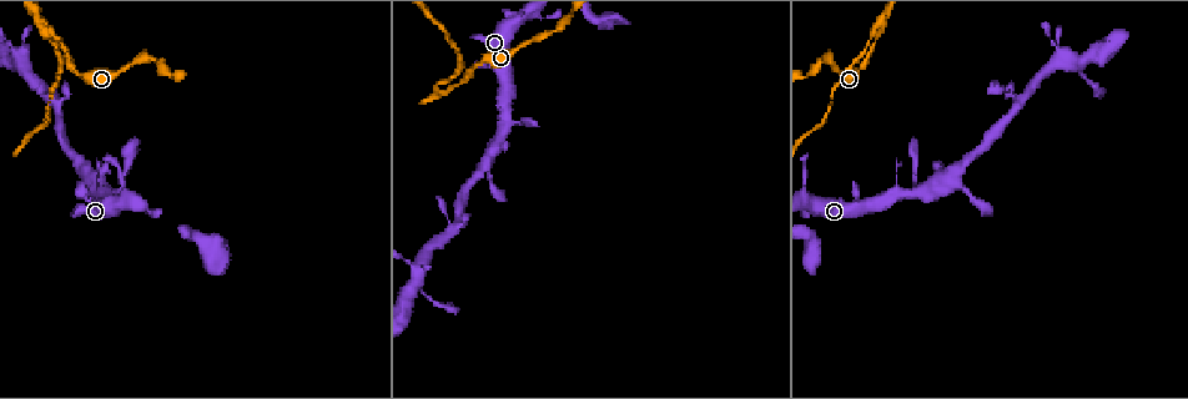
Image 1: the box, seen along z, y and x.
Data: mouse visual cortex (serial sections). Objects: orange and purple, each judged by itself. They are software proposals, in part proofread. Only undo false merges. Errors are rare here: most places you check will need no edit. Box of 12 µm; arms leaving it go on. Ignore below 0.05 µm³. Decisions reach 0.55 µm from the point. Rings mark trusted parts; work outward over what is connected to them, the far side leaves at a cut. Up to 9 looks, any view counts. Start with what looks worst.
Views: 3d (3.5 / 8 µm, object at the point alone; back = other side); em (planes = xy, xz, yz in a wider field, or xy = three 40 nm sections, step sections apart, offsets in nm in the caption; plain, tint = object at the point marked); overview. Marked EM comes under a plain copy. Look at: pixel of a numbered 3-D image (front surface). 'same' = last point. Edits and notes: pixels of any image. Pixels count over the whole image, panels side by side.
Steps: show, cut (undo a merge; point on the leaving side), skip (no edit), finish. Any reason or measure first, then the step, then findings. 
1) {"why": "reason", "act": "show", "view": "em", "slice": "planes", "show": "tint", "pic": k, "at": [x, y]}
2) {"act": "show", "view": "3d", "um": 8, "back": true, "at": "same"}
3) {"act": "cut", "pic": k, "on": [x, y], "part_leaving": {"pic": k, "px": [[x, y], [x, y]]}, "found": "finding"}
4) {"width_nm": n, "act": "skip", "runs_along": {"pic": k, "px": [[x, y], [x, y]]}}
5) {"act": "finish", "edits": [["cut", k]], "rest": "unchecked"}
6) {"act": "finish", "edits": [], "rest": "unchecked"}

{"why": "three-way junction", "act": "show", "view": "3d", "um": 3.5, "pic": 1, "at": [41, 22]}

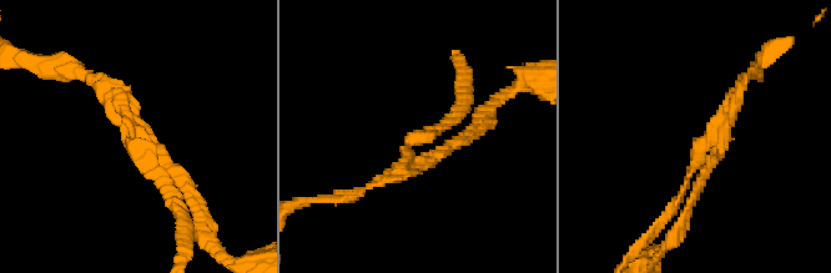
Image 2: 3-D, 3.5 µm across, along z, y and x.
{"arms": 3, "arm_widths_nm": [100, 150, 150], "why": "now the EM", "act": "show", "view": "em", "slice": "planes", "show": "tint", "pic": 2, "at": [136, 139]}

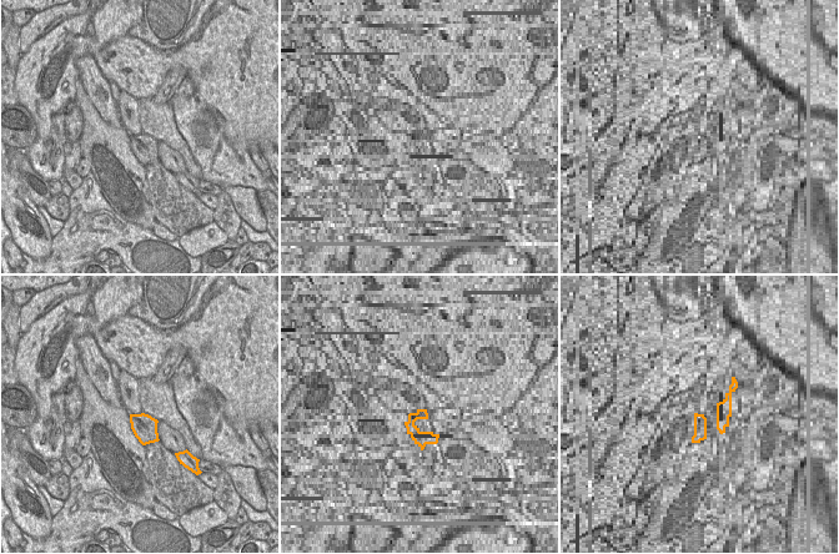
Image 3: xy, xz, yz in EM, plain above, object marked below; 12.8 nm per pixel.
{"act": "cut", "pic": 2, "on": [151, 175], "part_leaving": {"pic": 2, "px": [[129, 137], [164, 175], [186, 225]]}, "found": "two cells meet here"}

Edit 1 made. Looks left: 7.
{"why": "a fork", "act": "show", "view": "3d", "um": 3.5, "pic": 1, "at": [912, 192]}

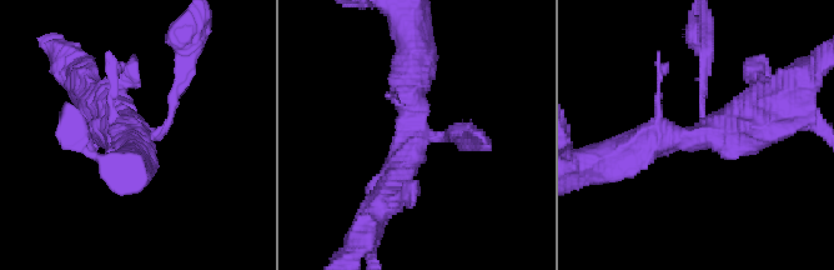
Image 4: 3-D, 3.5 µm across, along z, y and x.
{"why": "now the EM", "act": "show", "view": "em", "slice": "xy", "step": 2, "show": "tint", "pic": 4, "at": [411, 133]}

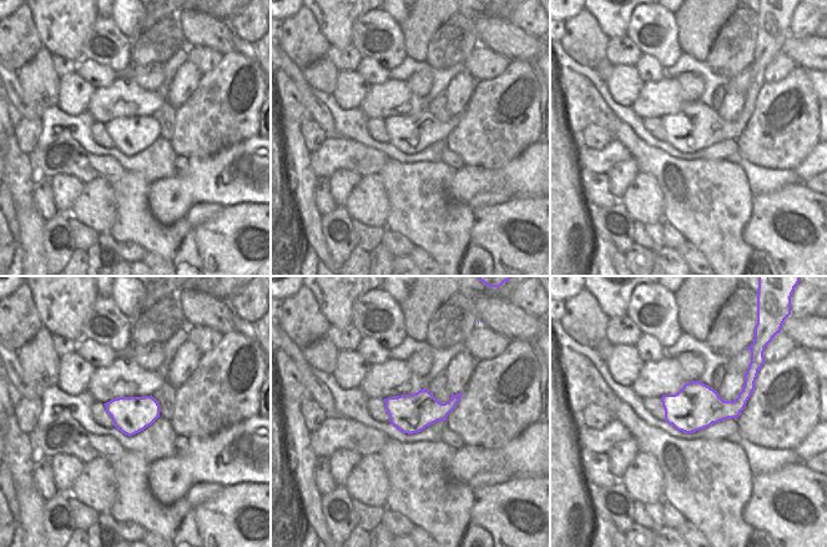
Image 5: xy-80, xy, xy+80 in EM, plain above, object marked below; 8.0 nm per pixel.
{"act": "skip", "runs_along": {"pic": 4, "px": [[619, 159], [760, 101]]}, "found": "one cell here"}

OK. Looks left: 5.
{"act": "show", "view": "3d", "um": 3.5, "back": true, "pic": 1, "at": [418, 281]}

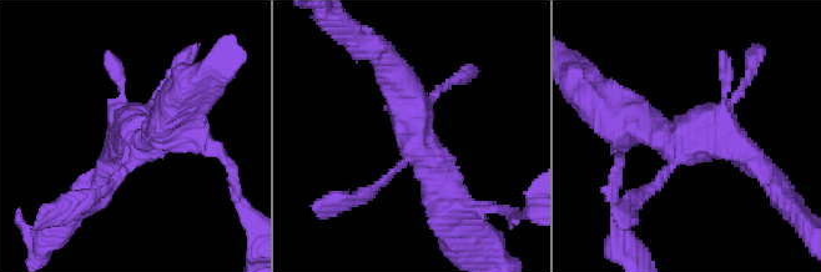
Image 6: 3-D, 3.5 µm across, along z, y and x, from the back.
{"act": "skip", "runs_along": {"pic": 6, "px": [[389, 68], [447, 206]]}, "found": "one cell here"}

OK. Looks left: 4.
{"why": "narrows sharply", "act": "show", "view": "3d", "um": 3.5, "pic": 1, "at": [491, 180]}

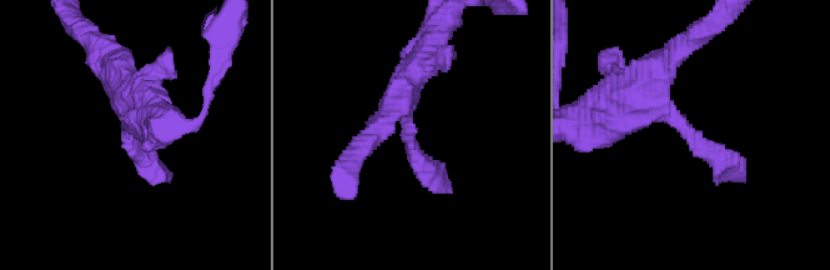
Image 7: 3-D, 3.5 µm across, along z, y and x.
{"why": "need the tissue", "act": "show", "view": "em", "slice": "planes", "show": "tint", "pic": 7, "at": [409, 134]}

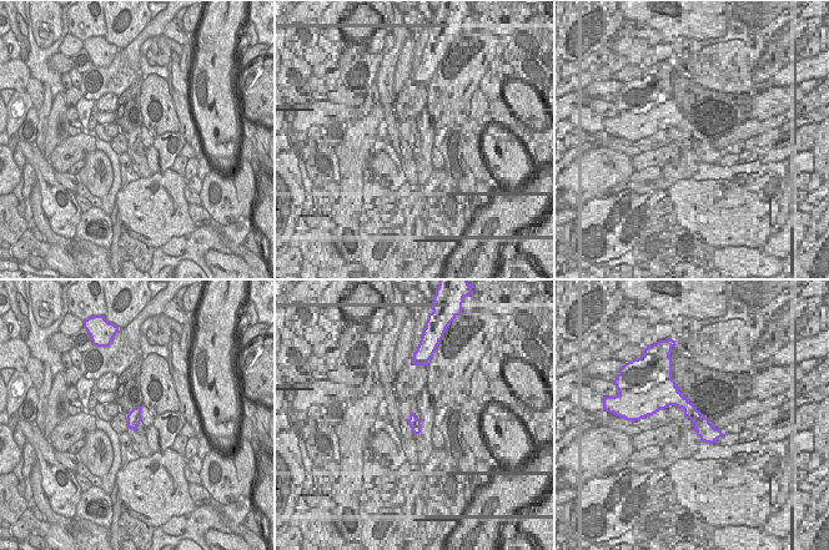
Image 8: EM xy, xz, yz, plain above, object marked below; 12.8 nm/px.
{"act": "show", "view": "em", "slice": "xy", "step": 2, "show": "tint", "at": "same"}

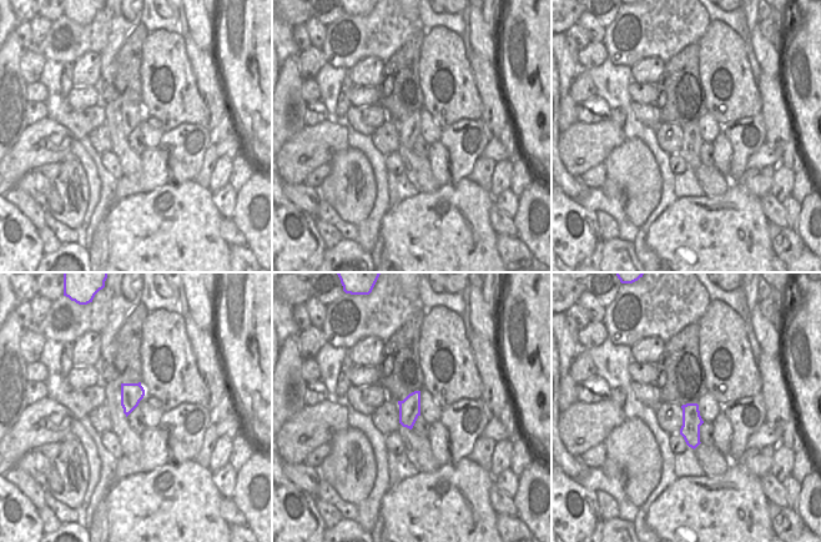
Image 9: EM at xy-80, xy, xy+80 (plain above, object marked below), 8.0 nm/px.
{"act": "skip", "runs_along": {"pic": 7, "px": [[627, 90], [655, 98], [743, 178]]}, "found": "one cell here"}

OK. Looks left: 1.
{"act": "finish", "edits": [["cut", 2]], "rest": "unchecked"}

